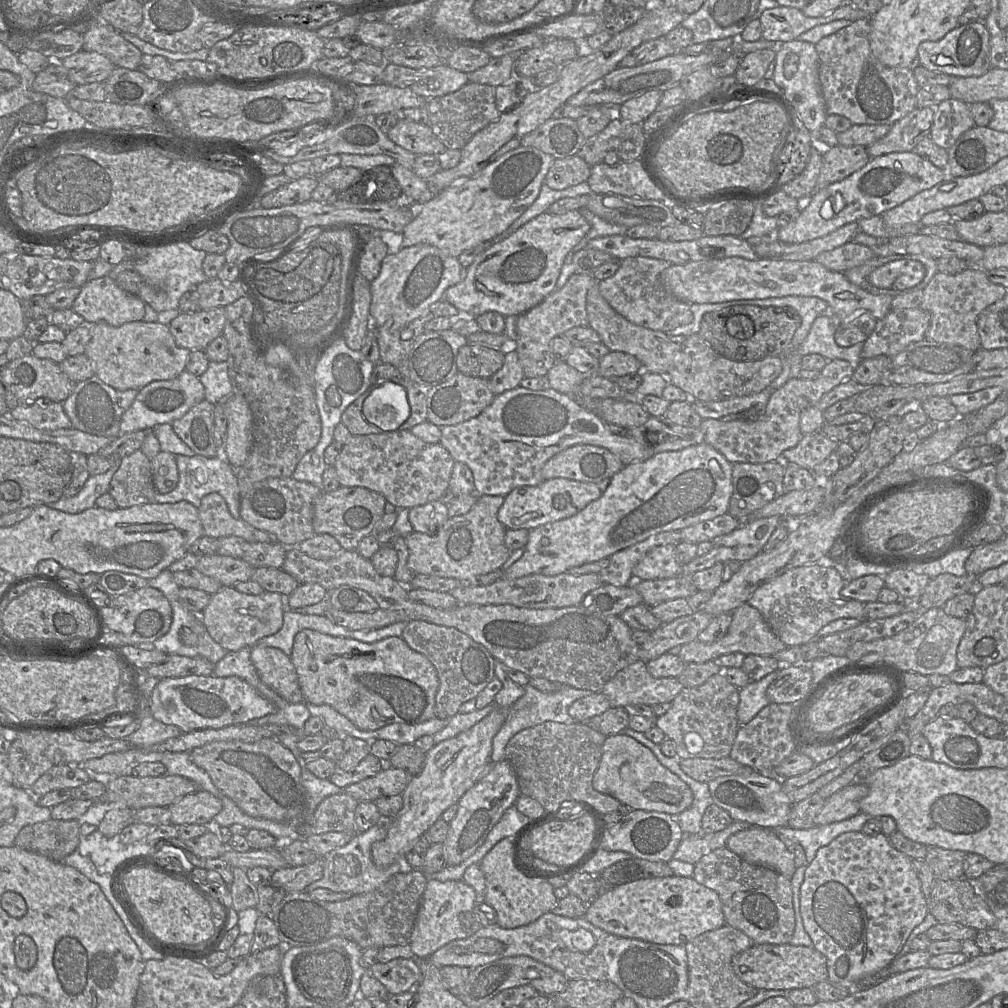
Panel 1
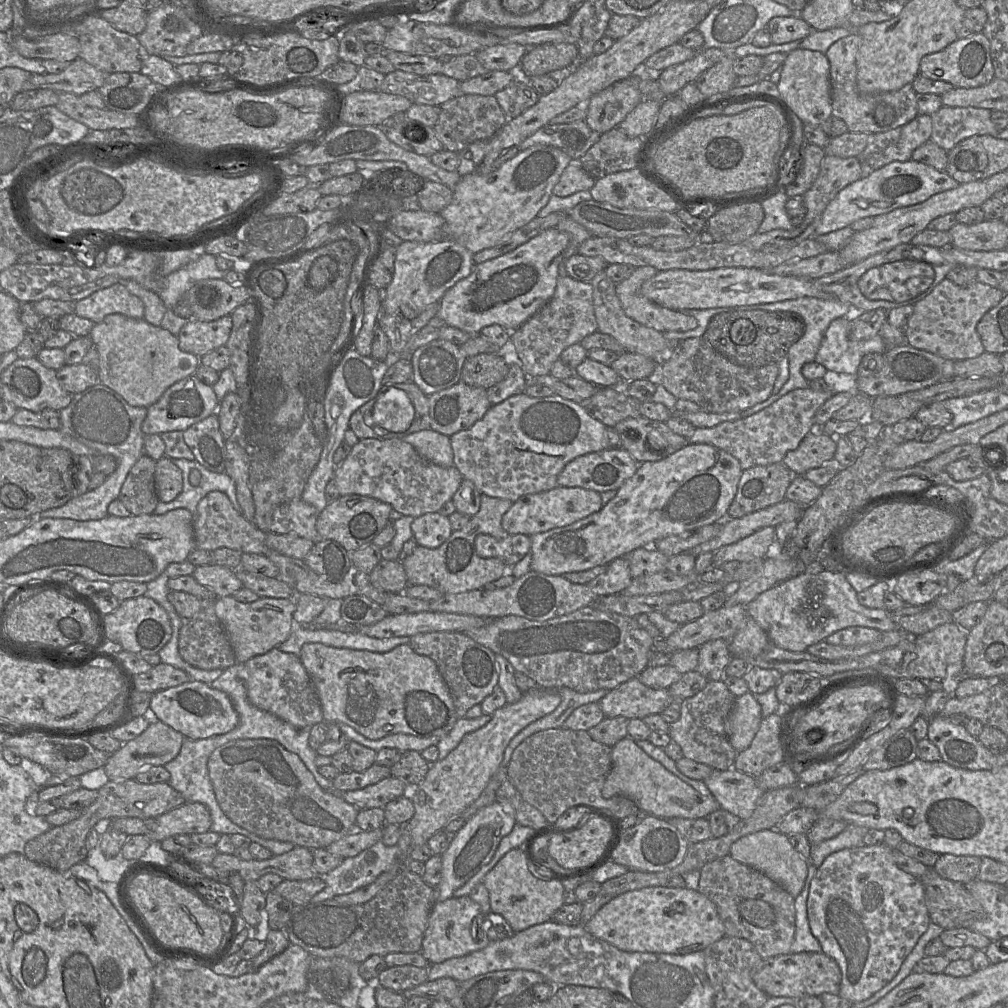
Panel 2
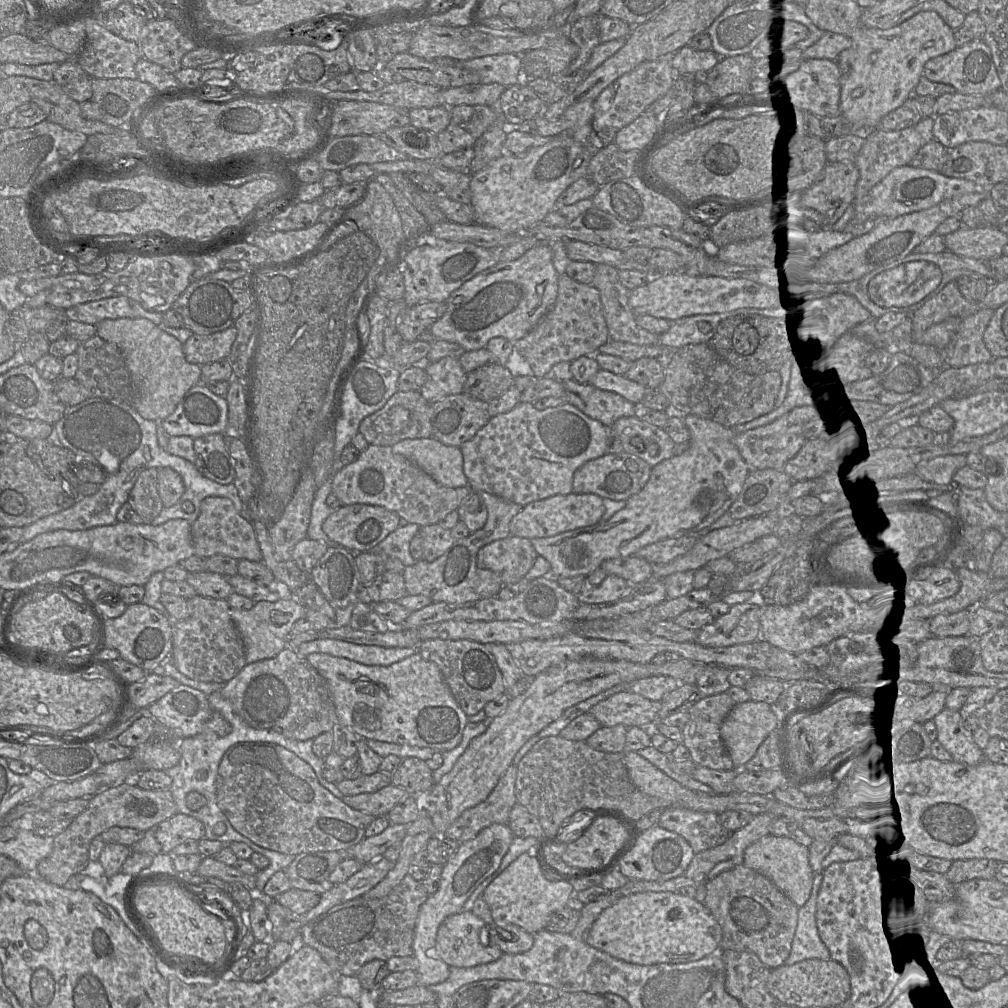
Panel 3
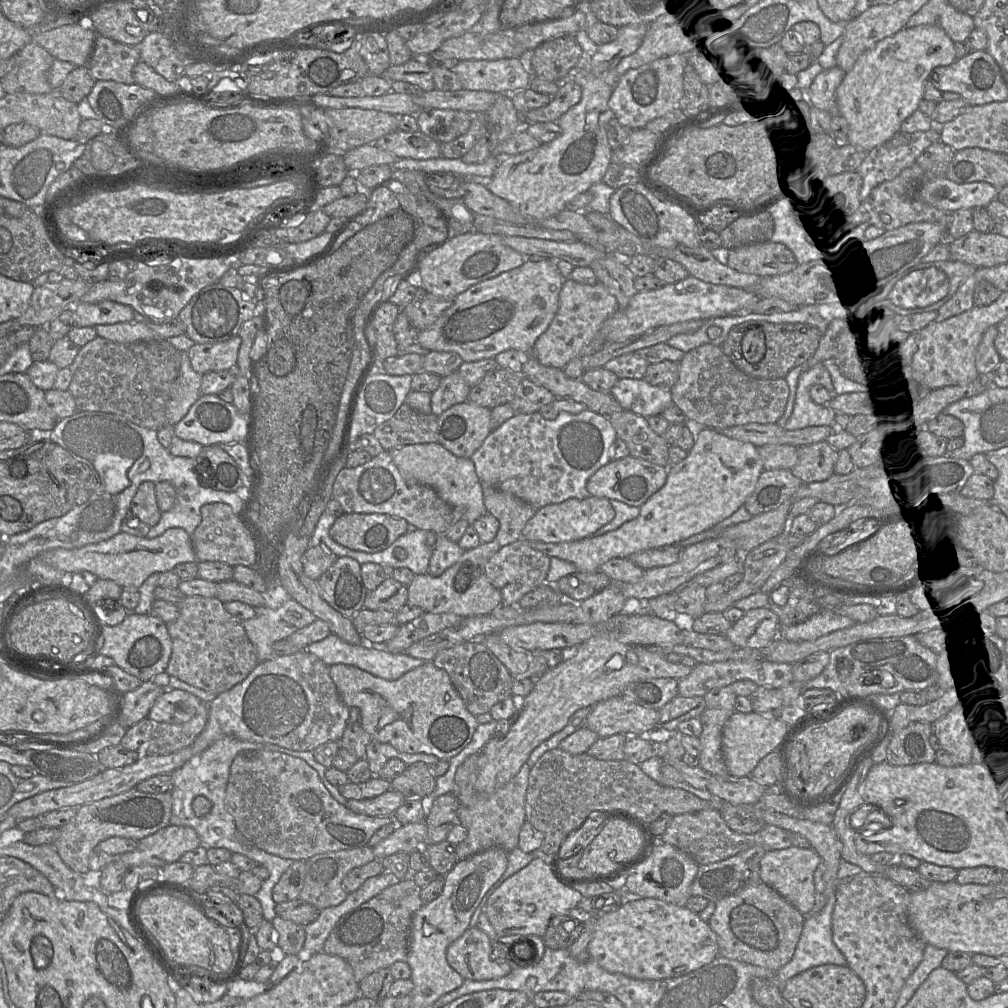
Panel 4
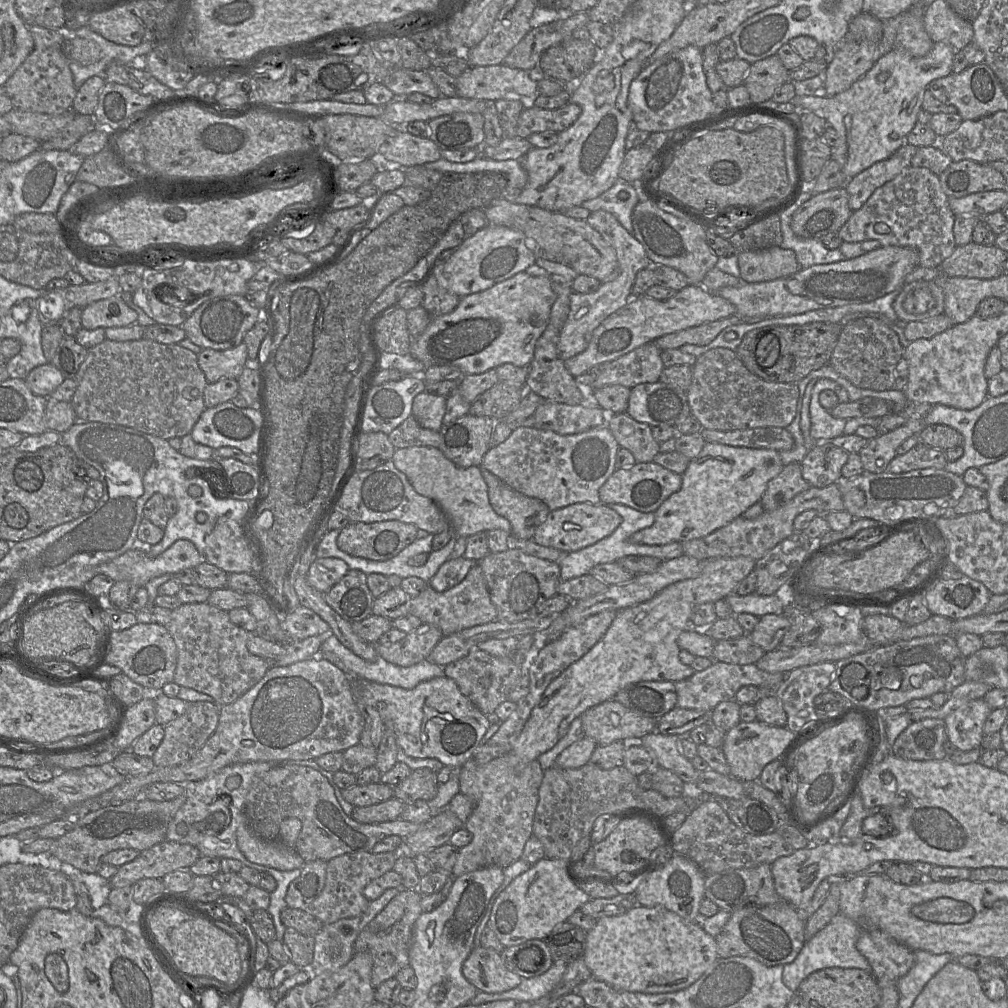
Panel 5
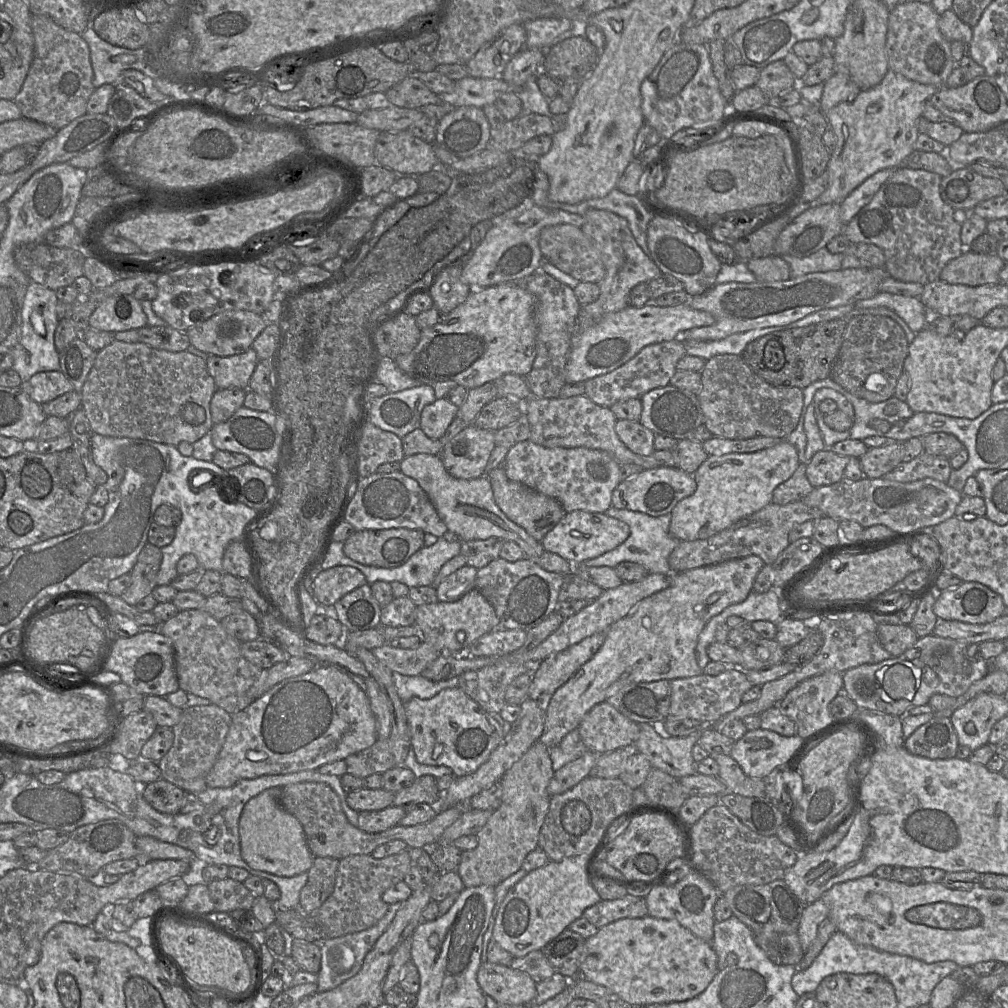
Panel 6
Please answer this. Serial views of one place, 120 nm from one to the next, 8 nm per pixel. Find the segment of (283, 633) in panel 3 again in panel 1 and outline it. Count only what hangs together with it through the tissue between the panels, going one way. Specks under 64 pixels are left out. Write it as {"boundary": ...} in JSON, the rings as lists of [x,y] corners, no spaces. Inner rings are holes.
{"boundary":[[[222,587],[211,595],[200,618],[210,637],[227,652],[255,646],[260,639],[277,633],[283,625],[286,597],[264,591],[259,595],[244,594],[234,587]]]}

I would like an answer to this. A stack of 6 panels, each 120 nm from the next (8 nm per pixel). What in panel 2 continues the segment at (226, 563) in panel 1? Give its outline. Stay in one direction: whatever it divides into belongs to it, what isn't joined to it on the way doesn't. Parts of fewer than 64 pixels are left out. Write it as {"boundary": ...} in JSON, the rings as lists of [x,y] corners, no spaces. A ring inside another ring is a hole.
{"boundary":[[[213,563],[196,567],[192,575],[199,584],[210,589],[216,597],[232,596],[243,587],[235,570]]]}

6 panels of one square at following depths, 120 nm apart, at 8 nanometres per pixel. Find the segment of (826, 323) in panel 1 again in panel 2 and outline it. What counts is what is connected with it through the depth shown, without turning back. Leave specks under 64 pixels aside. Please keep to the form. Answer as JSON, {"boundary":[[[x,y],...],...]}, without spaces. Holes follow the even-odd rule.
{"boundary":[[[848,317],[833,320],[821,341],[815,361],[828,371],[847,373],[856,376],[862,358],[867,354],[884,354],[888,346],[880,335],[869,339],[849,338]]]}

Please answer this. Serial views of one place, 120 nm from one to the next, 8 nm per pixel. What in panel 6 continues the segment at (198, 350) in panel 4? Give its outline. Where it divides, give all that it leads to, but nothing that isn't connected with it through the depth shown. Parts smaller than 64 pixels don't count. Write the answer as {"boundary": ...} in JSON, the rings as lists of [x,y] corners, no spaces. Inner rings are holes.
{"boundary":[[[251,347],[243,353],[233,356],[208,355],[205,361],[217,389],[247,390],[259,358]]]}

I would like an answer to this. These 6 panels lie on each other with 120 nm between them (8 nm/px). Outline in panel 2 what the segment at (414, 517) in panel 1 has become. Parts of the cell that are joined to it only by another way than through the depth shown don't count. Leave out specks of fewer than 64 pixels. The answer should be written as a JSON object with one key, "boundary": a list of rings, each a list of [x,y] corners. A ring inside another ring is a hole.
{"boundary":[[[439,512],[414,518],[411,530],[417,544],[430,549],[441,546],[453,532],[449,518]]]}

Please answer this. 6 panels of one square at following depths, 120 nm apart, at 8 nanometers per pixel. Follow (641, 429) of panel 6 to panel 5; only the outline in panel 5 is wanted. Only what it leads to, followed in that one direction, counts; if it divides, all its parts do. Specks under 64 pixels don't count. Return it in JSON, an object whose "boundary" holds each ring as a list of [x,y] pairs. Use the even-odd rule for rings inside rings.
{"boundary":[[[607,413],[607,427],[610,429],[619,446],[629,450],[636,462],[651,462],[659,453],[660,444],[653,438],[651,427],[646,423],[634,420],[627,413]]]}

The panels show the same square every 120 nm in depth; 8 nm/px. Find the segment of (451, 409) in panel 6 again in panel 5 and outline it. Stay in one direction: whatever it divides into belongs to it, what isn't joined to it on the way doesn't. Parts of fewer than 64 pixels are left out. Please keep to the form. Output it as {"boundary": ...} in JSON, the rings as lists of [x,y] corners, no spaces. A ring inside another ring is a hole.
{"boundary":[[[427,392],[419,393],[413,399],[413,417],[422,427],[439,432],[446,411],[446,398]]]}

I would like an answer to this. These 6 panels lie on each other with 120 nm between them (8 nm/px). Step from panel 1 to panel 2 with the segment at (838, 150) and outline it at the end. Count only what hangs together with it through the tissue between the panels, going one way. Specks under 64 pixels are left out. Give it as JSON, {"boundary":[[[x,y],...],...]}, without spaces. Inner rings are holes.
{"boundary":[[[826,154],[816,181],[803,195],[807,208],[805,222],[814,225],[814,235],[828,204],[842,189],[861,178],[862,168],[858,157],[841,158]]]}

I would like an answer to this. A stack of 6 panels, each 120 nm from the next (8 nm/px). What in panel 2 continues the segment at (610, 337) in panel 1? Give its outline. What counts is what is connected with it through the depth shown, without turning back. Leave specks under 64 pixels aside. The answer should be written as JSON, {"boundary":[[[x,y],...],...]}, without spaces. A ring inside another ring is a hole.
{"boundary":[[[605,270],[596,274],[590,282],[593,286],[594,313],[597,320],[598,330],[615,338],[626,350],[626,352],[638,353],[660,362],[668,353],[668,341],[663,333],[646,327],[632,318],[628,317],[616,294],[616,283],[606,274]]]}

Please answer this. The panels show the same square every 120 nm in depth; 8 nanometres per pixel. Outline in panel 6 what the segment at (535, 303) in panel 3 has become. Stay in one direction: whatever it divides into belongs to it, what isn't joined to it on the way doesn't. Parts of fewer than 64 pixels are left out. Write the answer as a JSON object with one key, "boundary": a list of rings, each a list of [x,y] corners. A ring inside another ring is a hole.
{"boundary":[[[502,283],[482,289],[473,289],[467,299],[432,327],[421,330],[420,340],[409,353],[394,361],[401,371],[413,379],[417,386],[433,387],[440,382],[455,382],[467,390],[494,382],[507,373],[526,376],[536,356],[536,324],[534,296],[515,283]]]}

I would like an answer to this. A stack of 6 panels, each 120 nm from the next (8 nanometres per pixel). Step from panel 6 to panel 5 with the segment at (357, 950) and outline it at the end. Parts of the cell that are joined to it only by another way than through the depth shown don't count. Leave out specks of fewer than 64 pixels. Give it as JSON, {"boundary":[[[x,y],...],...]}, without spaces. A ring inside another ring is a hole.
{"boundary":[[[402,888],[387,889],[378,899],[370,901],[368,908],[359,916],[338,920],[323,925],[314,938],[313,961],[307,967],[301,967],[308,972],[309,978],[325,971],[336,970],[346,965],[354,955],[354,942],[360,931],[395,897]]]}

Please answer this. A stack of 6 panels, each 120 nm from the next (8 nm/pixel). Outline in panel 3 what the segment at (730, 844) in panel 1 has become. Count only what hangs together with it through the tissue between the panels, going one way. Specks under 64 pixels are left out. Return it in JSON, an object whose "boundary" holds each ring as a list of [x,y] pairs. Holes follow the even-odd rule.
{"boundary":[[[767,835],[757,840],[744,852],[743,865],[767,877],[797,907],[810,897],[814,872],[809,863],[809,849],[789,837]]]}

